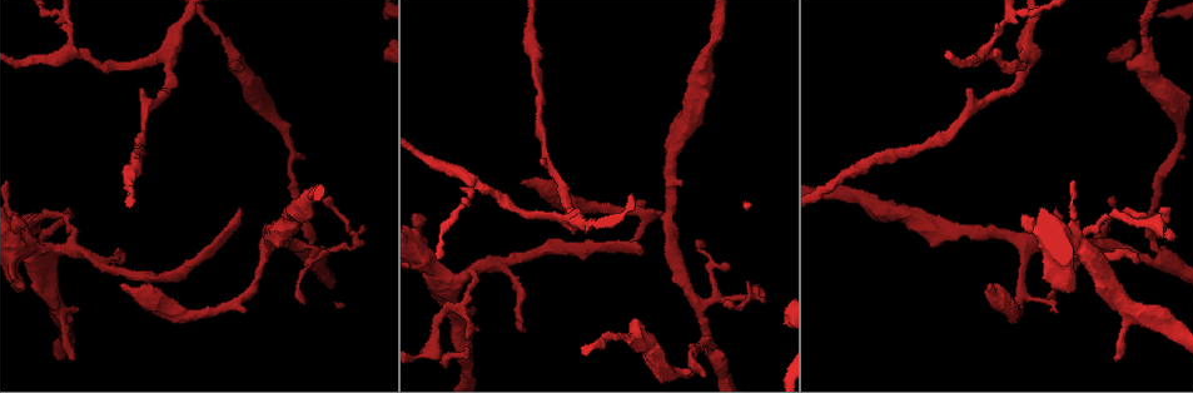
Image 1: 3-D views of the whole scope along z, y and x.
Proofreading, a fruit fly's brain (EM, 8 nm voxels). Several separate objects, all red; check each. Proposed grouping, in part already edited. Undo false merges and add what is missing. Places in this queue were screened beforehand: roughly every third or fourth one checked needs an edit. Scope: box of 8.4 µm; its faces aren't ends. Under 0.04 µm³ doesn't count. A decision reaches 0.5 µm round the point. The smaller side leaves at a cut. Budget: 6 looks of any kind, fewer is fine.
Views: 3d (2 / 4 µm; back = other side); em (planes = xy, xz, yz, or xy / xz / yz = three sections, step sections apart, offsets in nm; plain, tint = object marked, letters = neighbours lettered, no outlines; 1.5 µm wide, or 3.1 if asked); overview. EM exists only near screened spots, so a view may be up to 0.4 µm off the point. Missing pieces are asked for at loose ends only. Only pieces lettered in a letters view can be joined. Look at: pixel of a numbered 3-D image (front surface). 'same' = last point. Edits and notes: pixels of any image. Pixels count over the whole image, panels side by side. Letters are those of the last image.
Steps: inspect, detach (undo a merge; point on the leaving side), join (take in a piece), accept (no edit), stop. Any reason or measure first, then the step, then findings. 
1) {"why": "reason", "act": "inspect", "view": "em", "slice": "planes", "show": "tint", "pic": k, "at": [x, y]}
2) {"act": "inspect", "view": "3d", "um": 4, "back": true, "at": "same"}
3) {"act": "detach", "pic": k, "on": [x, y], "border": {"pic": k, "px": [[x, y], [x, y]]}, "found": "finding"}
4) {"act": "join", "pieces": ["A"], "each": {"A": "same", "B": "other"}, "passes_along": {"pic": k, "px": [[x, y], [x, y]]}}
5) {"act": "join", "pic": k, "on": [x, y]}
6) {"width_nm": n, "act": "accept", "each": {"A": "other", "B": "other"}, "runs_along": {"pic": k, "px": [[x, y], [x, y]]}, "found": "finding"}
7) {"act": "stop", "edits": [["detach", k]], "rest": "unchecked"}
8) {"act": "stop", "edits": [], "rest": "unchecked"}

{"why": "branch stops here", "act": "inspect", "view": "em", "slice": "xy", "step": 8, "show": "letters", "pic": 1, "at": [1117, 357]}

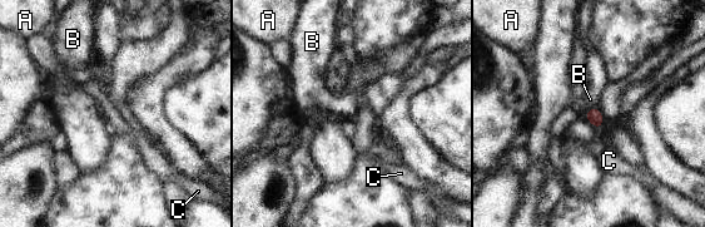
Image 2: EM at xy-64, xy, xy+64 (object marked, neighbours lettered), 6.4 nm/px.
{"why": "cut it another way", "act": "inspect", "view": "em", "slice": "planes", "show": "letters", "at": "same"}

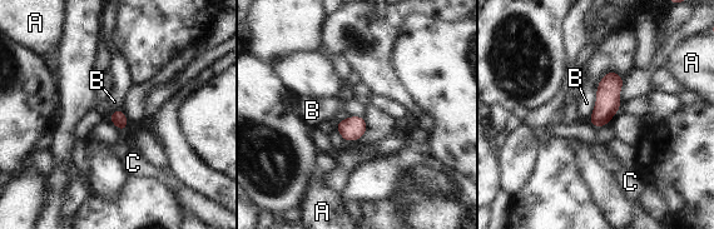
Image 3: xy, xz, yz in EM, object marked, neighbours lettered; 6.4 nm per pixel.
{"act": "accept", "each": {"A": "other", "B": "other", "C": "other"}, "border": {"pic": 3, "px": [[596, 93], [594, 110], [588, 119]]}, "found": "no lettered piece goes on from it"}

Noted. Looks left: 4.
{"why": "stops while still wide", "act": "inspect", "view": "em", "slice": "xy", "step": 8, "show": "letters", "pic": 1, "at": [525, 180]}

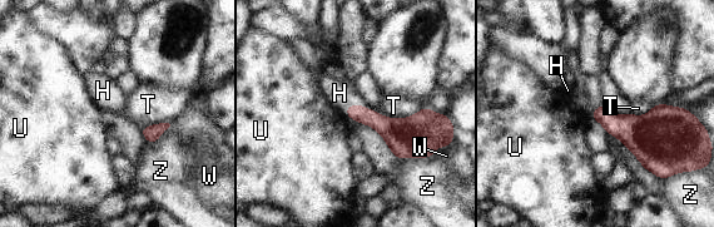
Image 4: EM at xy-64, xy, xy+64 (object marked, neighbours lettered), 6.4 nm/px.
{"longest_contact_nm": ["T", 320], "act": "join", "pieces": ["H"], "each": {"H": "same", "T": "other", "U": "other", "W": "other", "Z": "other"}, "passes_along": {"pic": 4, "px": [[382, 124], [351, 105], [340, 93]]}, "found": "the neuron continues"}

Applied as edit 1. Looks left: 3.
{"why": "long arm stops here", "act": "inspect", "view": "3d", "um": 4, "pic": 1, "at": [1054, 209]}

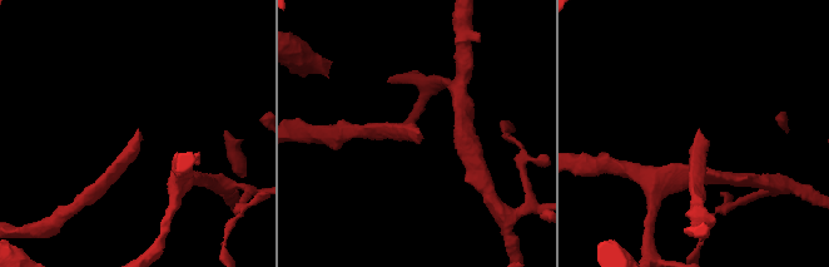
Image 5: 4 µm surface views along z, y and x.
{"act": "inspect", "view": "em", "slice": "xz", "step": 8, "show": "letters", "pic": 5, "at": [136, 131]}

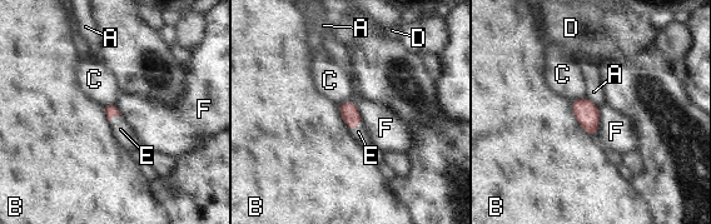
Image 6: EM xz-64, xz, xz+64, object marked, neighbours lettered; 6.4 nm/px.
{"act": "inspect", "view": "em", "slice": "xy", "step": 4, "show": "letters", "at": "same"}

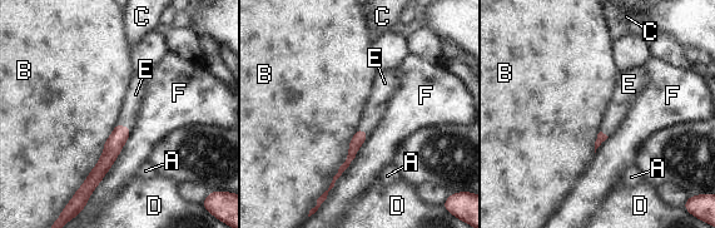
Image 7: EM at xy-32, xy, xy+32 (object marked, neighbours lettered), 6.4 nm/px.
{"act": "join", "pieces": ["E"], "each": {"A": "other", "B": "other", "C": "other", "D": "other", "E": "same", "F": "other"}, "passes_along": {"pic": 7, "px": [[113, 145], [125, 127], [135, 94]]}, "found": "it goes on there"}

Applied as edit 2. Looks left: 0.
{"act": "stop", "edits": [["join", 4], ["join", 7]], "rest": "unchecked"}

